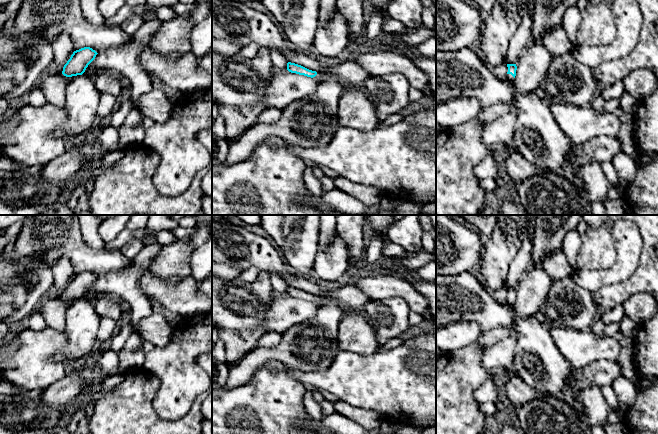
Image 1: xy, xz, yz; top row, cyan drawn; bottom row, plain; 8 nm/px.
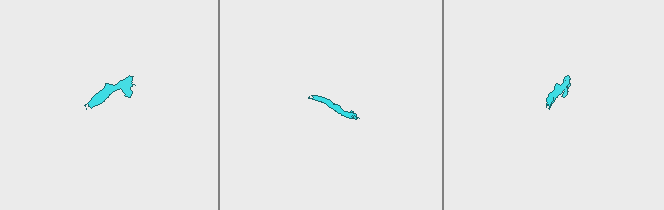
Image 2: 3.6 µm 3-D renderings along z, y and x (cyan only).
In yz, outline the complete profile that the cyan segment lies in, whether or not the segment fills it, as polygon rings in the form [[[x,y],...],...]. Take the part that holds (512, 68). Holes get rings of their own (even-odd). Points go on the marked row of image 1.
[[[507,64],[507,67],[508,67],[508,72],[506,80],[513,83],[514,78],[516,76],[517,66],[516,64]]]

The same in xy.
[[[90,47],[76,50],[63,67],[62,74],[66,77],[82,75],[98,53]]]

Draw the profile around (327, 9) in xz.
[[[320,0],[319,26],[325,26],[337,10],[336,0]]]

